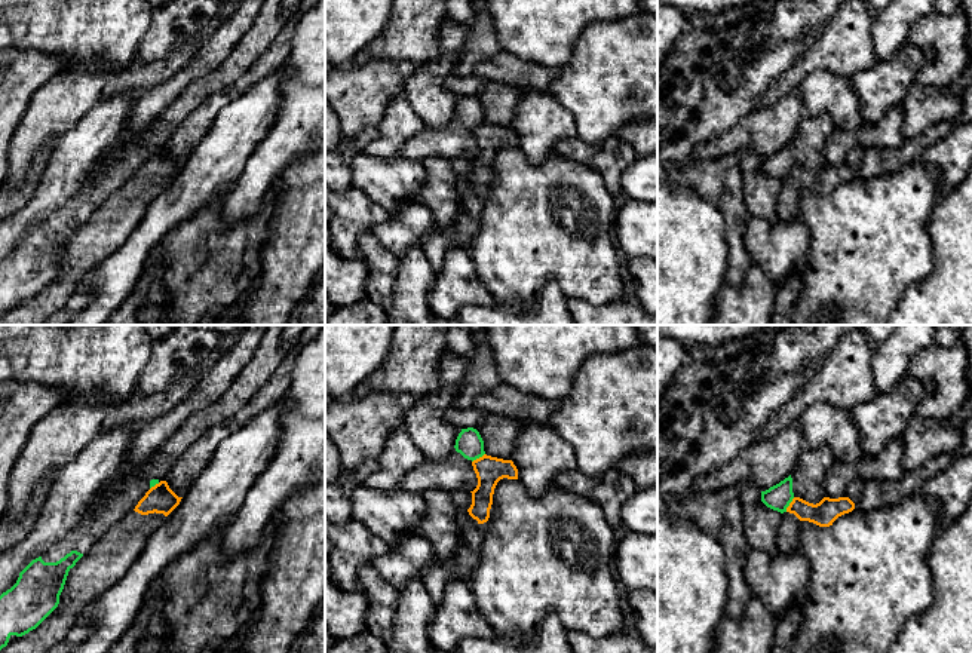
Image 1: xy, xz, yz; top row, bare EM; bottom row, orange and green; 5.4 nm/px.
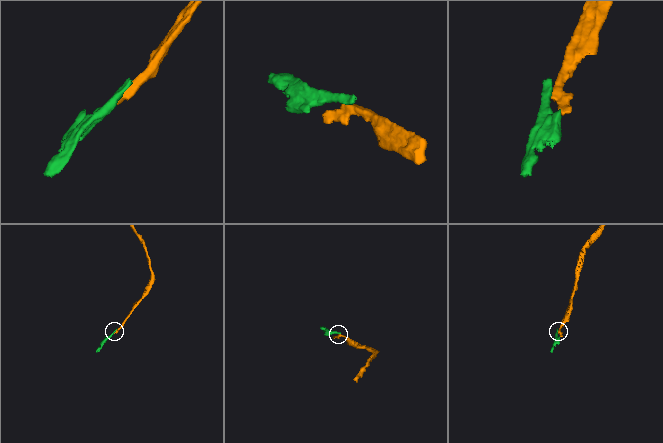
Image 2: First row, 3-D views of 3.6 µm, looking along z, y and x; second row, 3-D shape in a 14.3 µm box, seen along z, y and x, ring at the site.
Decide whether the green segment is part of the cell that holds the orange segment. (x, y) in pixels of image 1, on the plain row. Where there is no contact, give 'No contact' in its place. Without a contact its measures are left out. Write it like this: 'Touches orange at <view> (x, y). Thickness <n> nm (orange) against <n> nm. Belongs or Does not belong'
Touches orange at yz (790, 172). Thickness 140 nm (orange) against 140 nm. Does not belong

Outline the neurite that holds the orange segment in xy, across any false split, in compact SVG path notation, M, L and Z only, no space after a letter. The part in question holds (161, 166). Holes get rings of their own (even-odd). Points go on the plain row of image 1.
M166 148L151 154L135 177L111 193L70 236L58 275L36 297L3 315L0 325L43 325L64 307L85 276L128 240L147 206L181 166Z

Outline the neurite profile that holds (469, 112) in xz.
M473 95L462 96L450 125L410 138L402 147L402 157L408 160L424 160L427 157L462 157L473 159L478 145L472 129L482 125L484 108Z

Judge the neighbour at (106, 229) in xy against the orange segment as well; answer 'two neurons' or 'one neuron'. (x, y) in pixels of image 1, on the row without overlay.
one neuron

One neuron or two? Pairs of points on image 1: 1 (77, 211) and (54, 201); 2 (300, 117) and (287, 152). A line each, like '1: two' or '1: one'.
1: two
2: one

